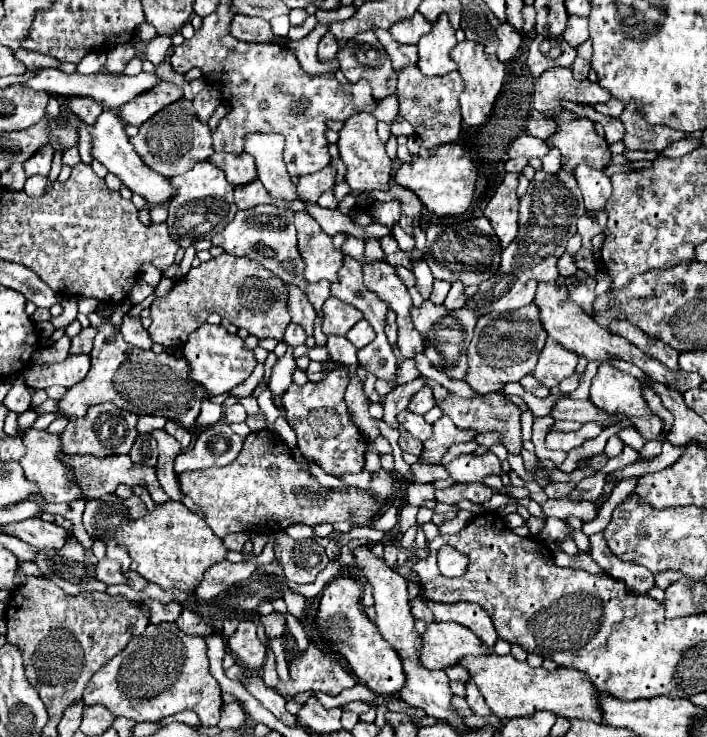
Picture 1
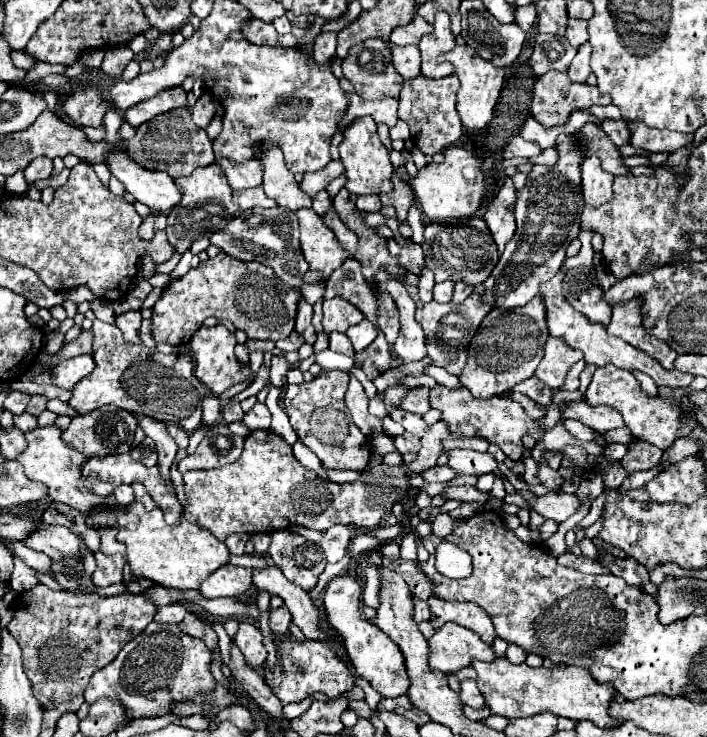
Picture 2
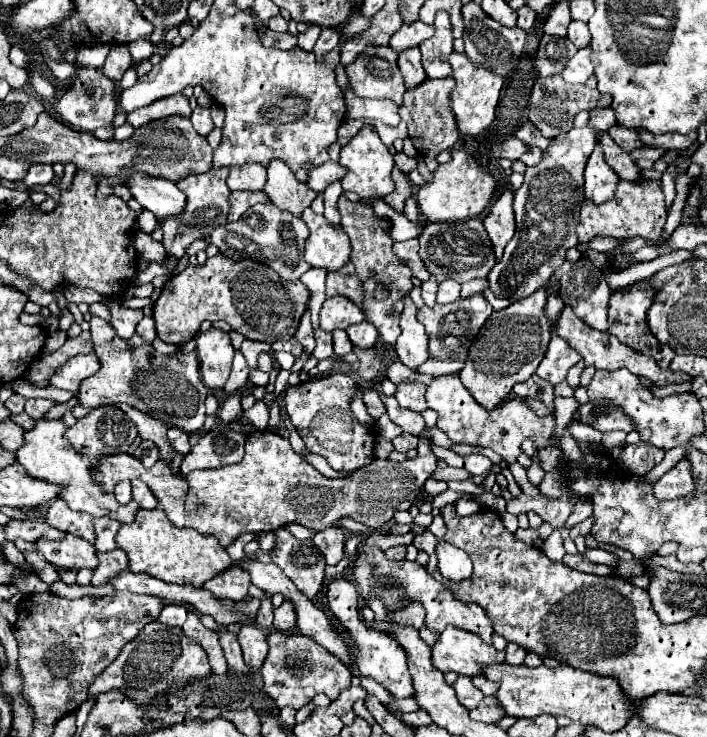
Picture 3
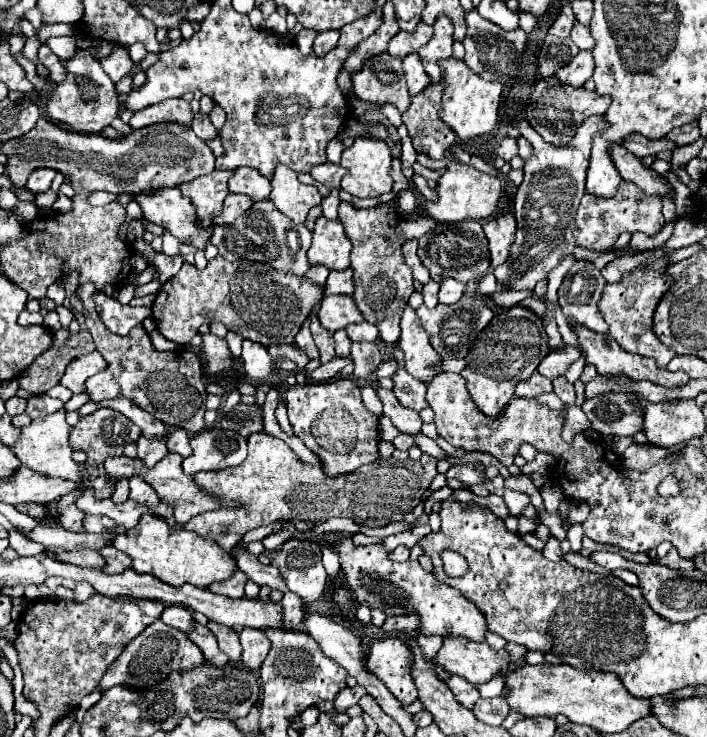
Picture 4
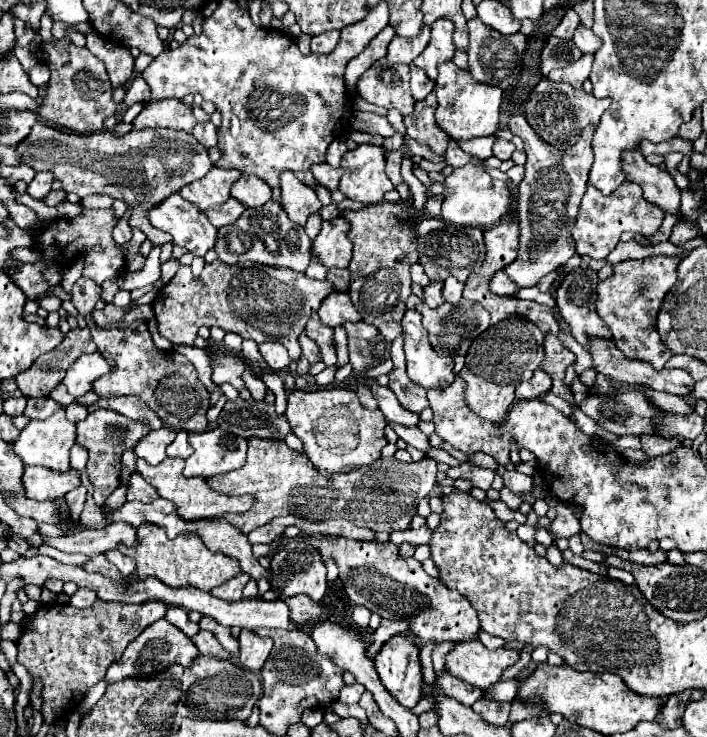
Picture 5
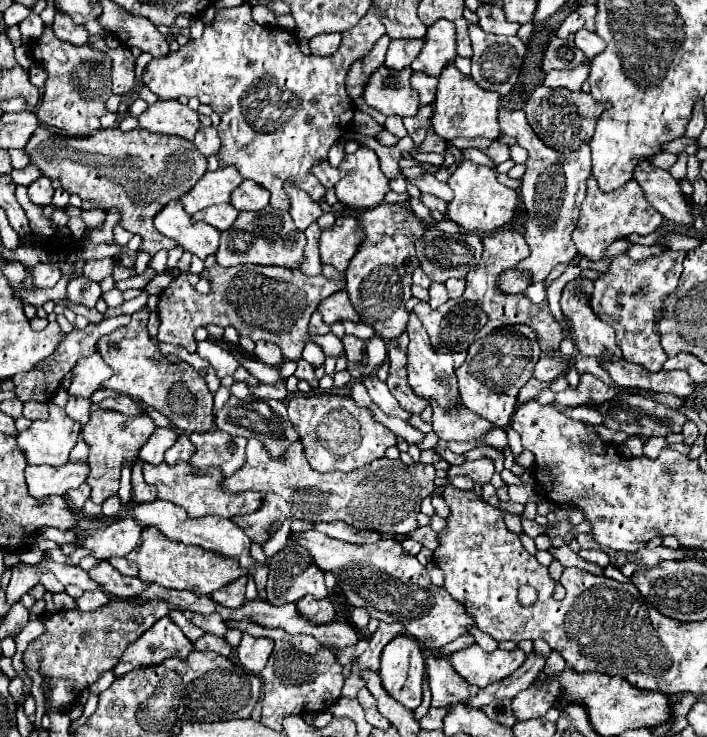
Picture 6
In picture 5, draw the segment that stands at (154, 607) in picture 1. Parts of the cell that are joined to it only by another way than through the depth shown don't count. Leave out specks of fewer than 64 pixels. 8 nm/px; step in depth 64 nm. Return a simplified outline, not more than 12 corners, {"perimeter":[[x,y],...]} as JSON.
{"perimeter":[[168,608],[164,618],[186,636],[198,632],[198,624],[184,608]]}

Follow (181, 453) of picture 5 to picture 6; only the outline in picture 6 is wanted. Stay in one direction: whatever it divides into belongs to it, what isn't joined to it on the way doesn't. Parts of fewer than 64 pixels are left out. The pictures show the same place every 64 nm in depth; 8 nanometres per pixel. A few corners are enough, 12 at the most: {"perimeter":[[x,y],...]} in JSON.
{"perimeter":[[180,434],[176,444],[168,448],[166,462],[190,460],[194,446],[188,434]]}

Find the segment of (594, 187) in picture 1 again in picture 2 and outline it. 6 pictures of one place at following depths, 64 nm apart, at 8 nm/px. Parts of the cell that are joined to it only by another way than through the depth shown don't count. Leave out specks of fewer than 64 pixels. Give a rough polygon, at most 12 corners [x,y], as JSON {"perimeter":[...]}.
{"perimeter":[[596,156],[584,158],[582,196],[588,206],[612,198],[614,176]]}

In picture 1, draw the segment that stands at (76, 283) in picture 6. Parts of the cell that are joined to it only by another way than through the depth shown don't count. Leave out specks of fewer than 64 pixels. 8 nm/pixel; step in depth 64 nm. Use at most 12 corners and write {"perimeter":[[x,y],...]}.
{"perimeter":[[100,324],[90,374],[58,400],[196,424],[204,388],[170,352]]}

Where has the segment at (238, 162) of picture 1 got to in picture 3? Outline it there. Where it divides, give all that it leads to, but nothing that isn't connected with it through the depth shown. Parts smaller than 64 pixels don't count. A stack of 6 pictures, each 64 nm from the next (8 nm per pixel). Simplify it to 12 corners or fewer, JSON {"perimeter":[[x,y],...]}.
{"perimeter":[[262,164],[230,168],[230,190],[262,190],[266,168]]}

